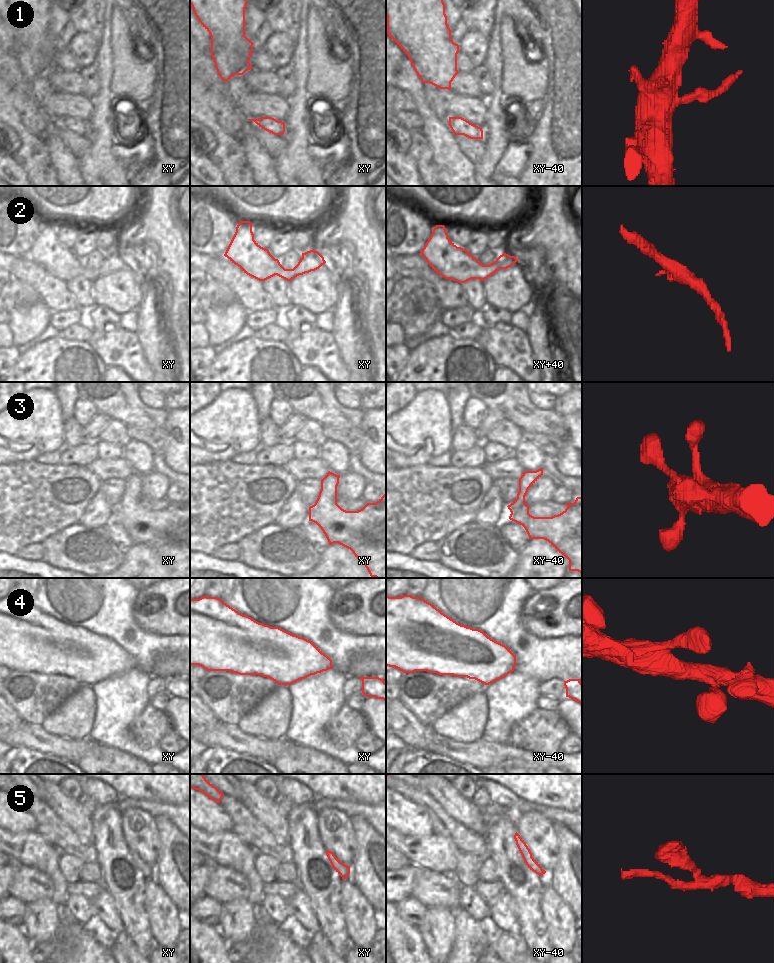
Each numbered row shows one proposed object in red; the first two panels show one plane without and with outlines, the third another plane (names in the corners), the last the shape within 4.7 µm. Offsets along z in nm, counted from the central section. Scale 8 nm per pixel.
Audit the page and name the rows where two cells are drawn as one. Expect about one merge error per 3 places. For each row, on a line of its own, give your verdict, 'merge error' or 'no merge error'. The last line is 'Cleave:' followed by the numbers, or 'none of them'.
1: no merge error
2: no merge error
3: no merge error
4: no merge error
5: no merge error
Cleave: none of them

